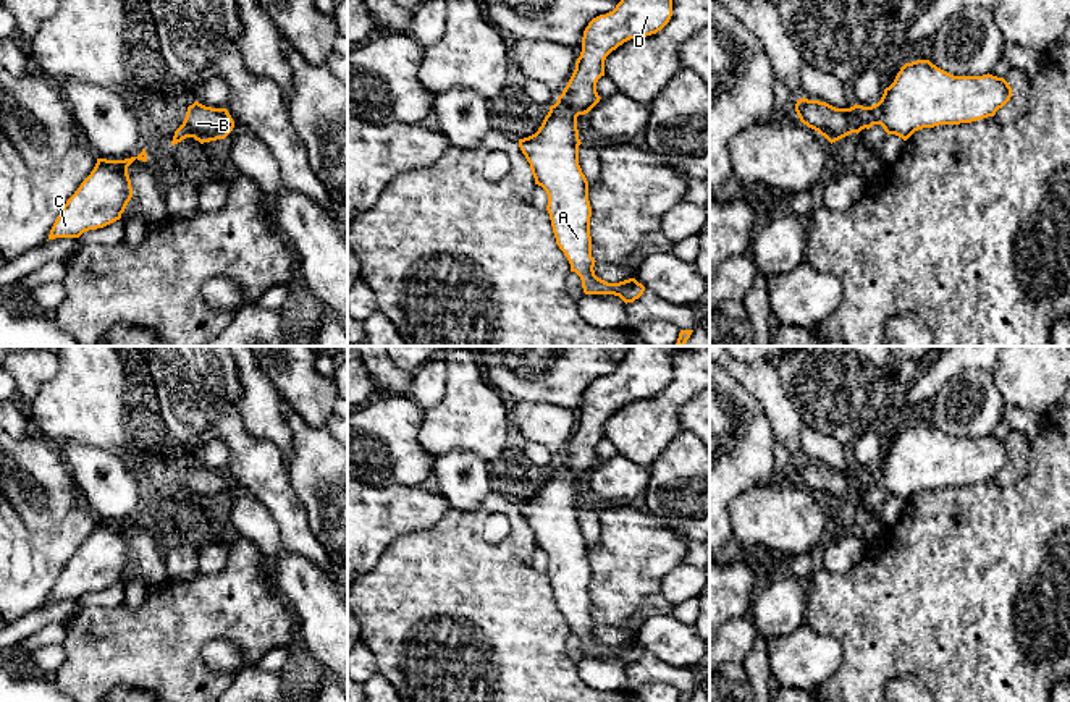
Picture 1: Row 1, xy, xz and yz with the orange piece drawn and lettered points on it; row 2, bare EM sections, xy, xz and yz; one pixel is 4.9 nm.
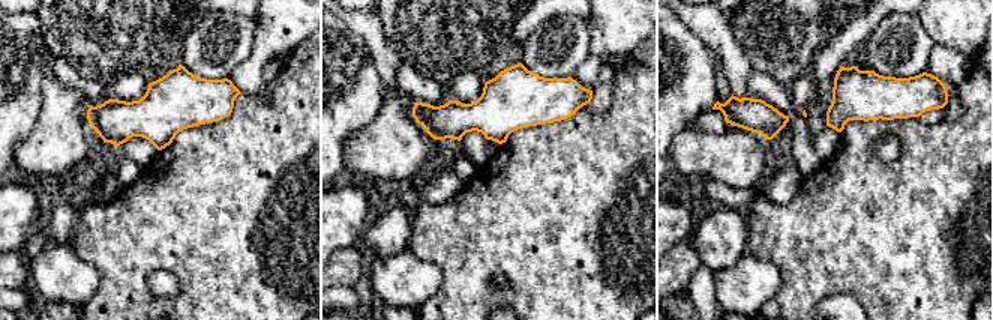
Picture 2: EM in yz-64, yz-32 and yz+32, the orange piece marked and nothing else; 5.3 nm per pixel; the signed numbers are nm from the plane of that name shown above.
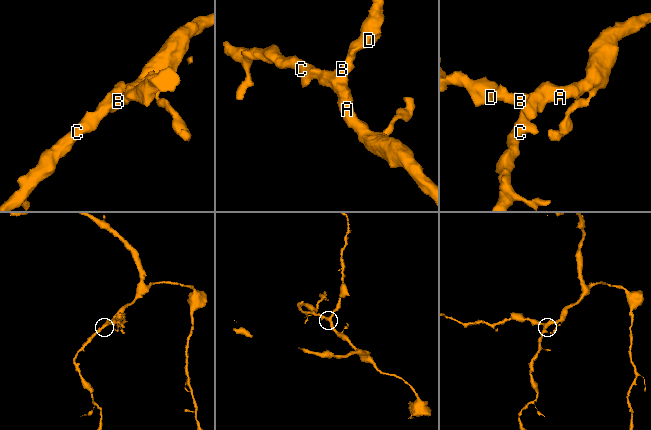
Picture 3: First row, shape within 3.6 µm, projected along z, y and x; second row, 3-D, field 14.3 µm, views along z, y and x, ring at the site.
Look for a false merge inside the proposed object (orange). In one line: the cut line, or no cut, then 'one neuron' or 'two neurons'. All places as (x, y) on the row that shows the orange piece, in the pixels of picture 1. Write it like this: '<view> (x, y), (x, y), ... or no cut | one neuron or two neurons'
no cut | one neuron

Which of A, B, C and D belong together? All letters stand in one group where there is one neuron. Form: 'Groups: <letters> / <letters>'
Groups: A B C D

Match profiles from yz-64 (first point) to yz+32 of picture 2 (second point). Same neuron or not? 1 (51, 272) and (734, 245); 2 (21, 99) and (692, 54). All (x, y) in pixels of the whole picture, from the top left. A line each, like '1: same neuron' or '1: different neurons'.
1: different neurons
2: same neuron

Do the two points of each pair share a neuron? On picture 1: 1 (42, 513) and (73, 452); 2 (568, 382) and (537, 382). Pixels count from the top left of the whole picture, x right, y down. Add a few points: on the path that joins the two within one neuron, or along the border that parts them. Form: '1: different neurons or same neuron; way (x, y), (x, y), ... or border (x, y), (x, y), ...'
1: different neurons; border (58, 450), (81, 500)
2: same neuron; way (560, 382), (545, 382)

